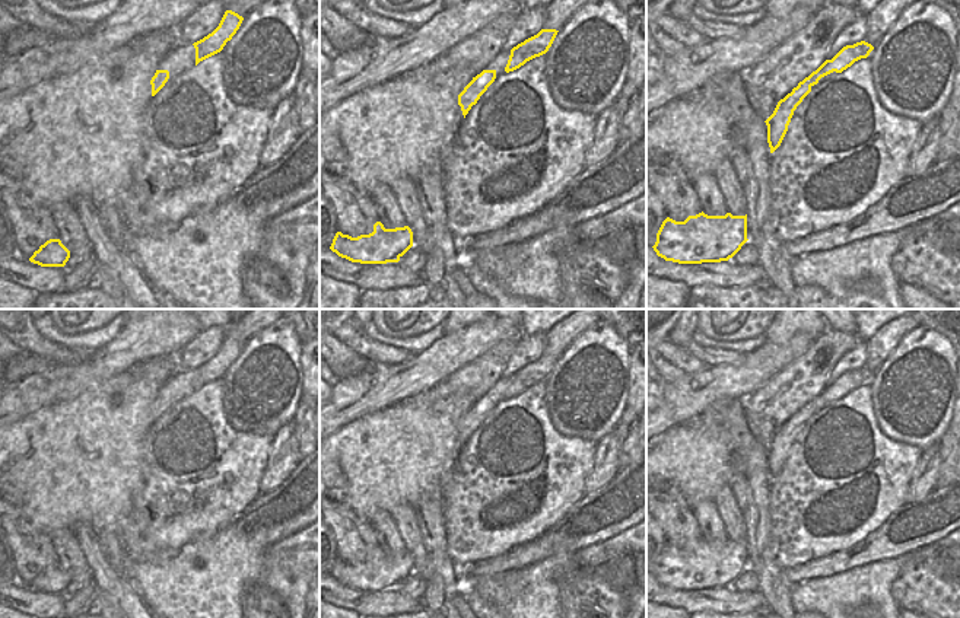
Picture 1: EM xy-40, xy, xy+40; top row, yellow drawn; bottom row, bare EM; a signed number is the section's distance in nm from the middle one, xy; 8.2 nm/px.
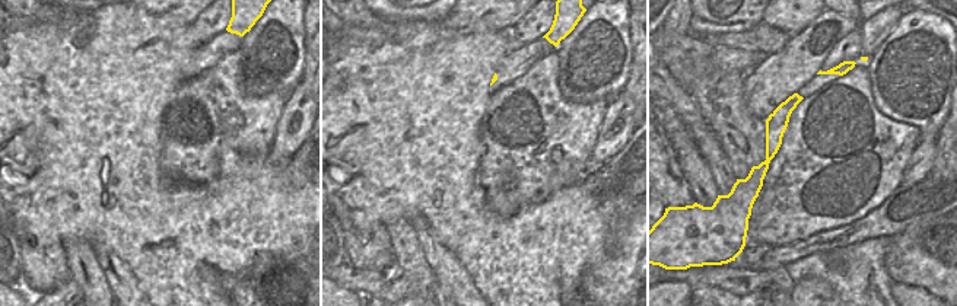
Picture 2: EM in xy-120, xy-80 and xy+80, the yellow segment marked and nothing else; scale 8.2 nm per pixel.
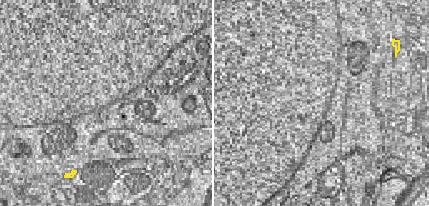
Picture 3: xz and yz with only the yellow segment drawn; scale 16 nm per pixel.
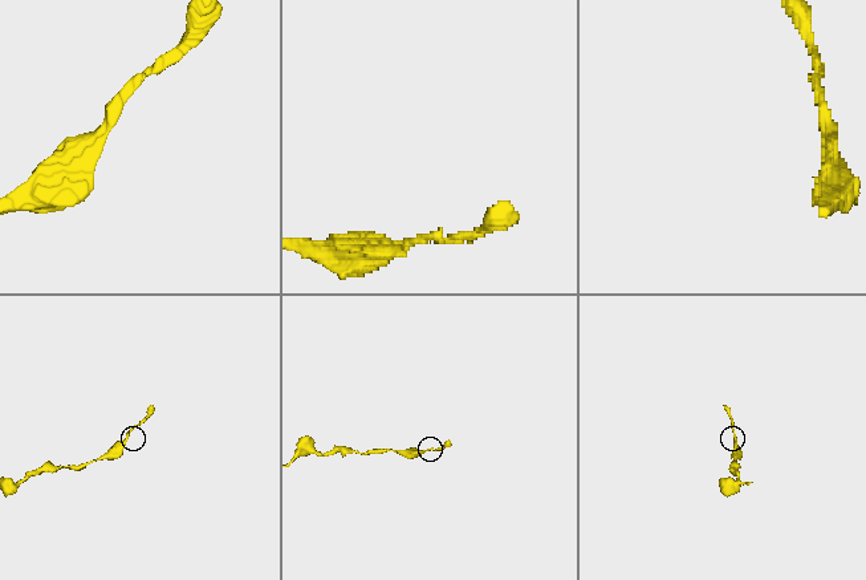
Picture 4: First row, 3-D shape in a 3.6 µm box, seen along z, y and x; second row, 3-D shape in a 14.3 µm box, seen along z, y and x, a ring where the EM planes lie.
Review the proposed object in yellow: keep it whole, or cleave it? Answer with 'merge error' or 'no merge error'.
merge error

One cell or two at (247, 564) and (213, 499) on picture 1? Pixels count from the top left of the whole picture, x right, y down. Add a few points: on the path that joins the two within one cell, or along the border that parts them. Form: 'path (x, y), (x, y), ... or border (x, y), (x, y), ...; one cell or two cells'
border (231, 522), (209, 535), (194, 537); two cells

